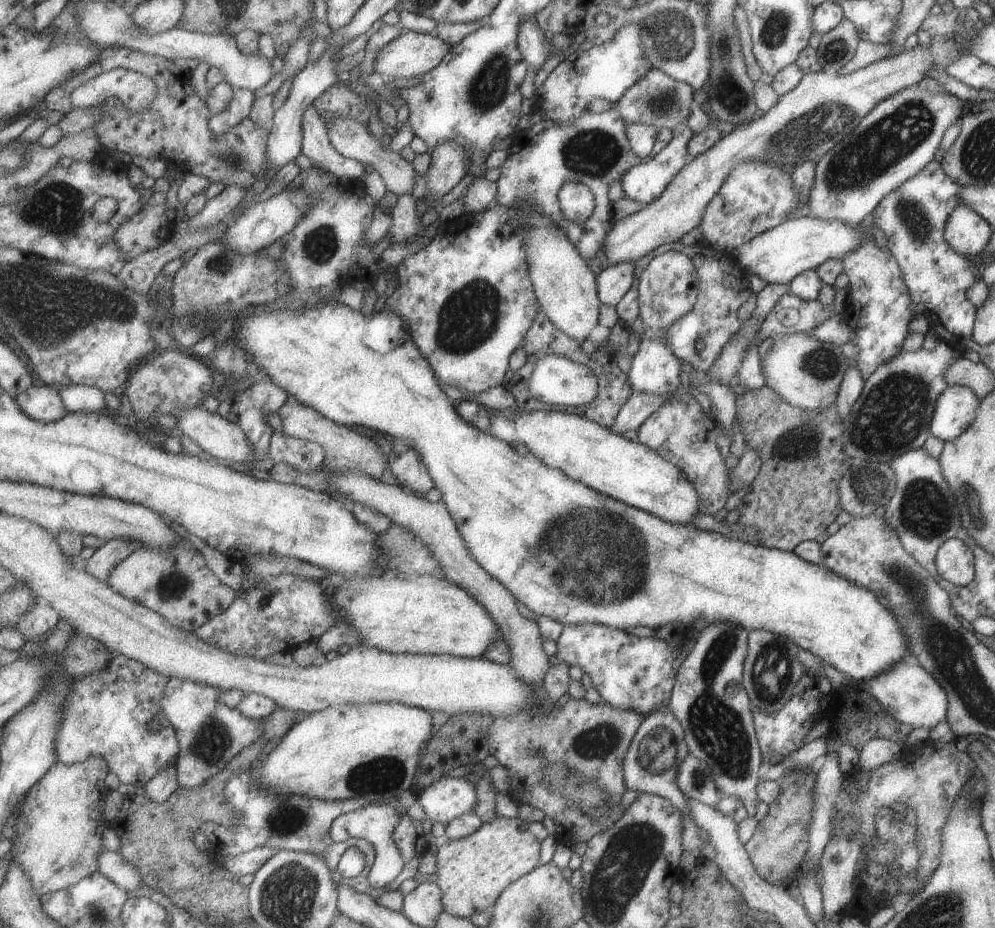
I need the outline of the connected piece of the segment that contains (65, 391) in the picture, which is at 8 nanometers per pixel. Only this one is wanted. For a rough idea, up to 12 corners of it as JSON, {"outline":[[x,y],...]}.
{"outline":[[70,385],[60,390],[72,413],[108,408],[100,387]]}

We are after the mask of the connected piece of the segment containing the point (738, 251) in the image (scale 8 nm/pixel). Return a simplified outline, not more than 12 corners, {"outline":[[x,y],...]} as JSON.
{"outline":[[788,219],[736,247],[748,275],[818,298],[815,271],[863,241],[863,228]]}

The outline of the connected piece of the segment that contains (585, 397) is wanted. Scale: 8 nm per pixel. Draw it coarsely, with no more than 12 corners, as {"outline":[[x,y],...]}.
{"outline":[[551,354],[531,380],[533,396],[588,405],[599,382],[587,365]]}

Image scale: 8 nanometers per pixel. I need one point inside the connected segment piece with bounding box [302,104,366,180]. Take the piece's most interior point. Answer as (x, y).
(318, 146)

